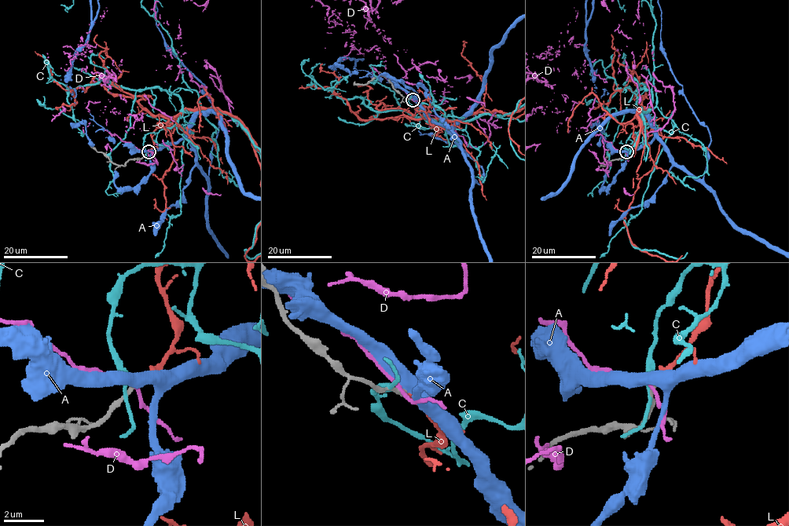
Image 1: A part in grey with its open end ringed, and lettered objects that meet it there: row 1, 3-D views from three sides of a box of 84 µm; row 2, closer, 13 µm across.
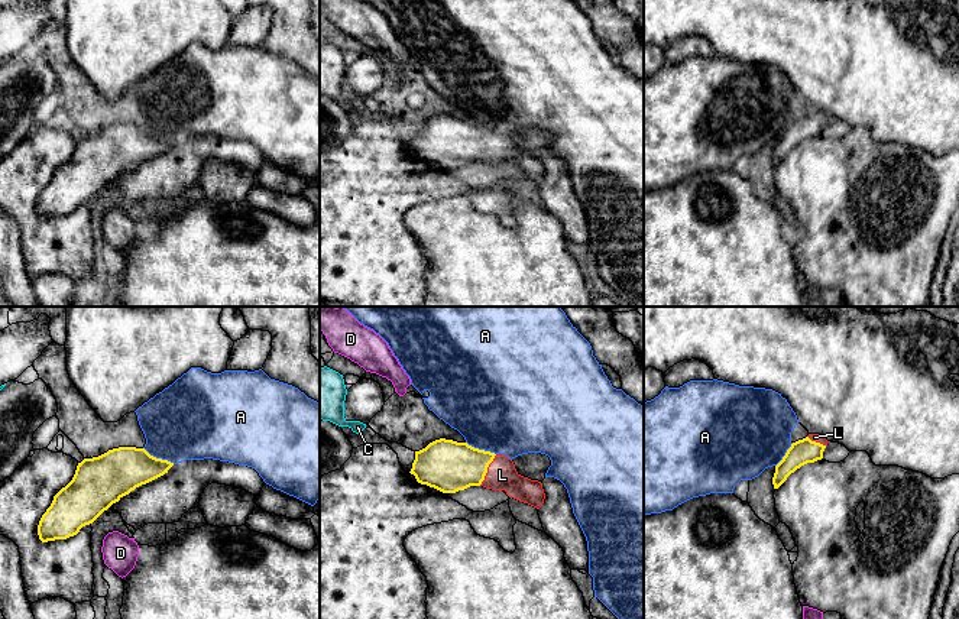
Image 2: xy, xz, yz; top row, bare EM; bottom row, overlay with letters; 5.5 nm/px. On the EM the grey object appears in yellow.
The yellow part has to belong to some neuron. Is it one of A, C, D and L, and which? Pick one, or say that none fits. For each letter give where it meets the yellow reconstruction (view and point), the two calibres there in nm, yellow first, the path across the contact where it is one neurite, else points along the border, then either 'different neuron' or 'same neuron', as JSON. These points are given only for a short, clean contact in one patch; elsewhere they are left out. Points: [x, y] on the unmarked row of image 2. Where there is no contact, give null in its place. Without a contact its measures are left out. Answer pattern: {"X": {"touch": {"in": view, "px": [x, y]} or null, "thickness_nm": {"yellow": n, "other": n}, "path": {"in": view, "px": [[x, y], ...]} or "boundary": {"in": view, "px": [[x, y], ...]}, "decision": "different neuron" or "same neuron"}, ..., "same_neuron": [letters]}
{"A": {"touch": {"in": "xy", "px": [159, 135]}, "thickness_nm": {"yellow": 260, "other": 420}, "boundary": {"in": "xy", "px": [[143, 123], [151, 130], [174, 139]]}, "decision": "different neuron"}, "C": {"touch": null, "decision": "different neuron"}, "D": {"touch": null, "decision": "different neuron"}, "L": {"touch": {"in": "xz", "px": [486, 146]}, "thickness_nm": {"yellow": 280, "other": 160}, "path": {"in": "xz", "px": [[449, 142], [472, 142], [486, 146], [502, 151]]}, "decision": "same neuron"}, "same_neuron": ["L"]}

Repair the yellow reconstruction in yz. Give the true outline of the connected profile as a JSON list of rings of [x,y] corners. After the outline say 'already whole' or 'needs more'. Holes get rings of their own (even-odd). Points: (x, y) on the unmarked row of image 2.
[[[809,110],[806,114],[793,119],[783,136],[775,142],[774,165],[778,165],[801,142],[822,136],[827,119],[819,110]]]; needs more

